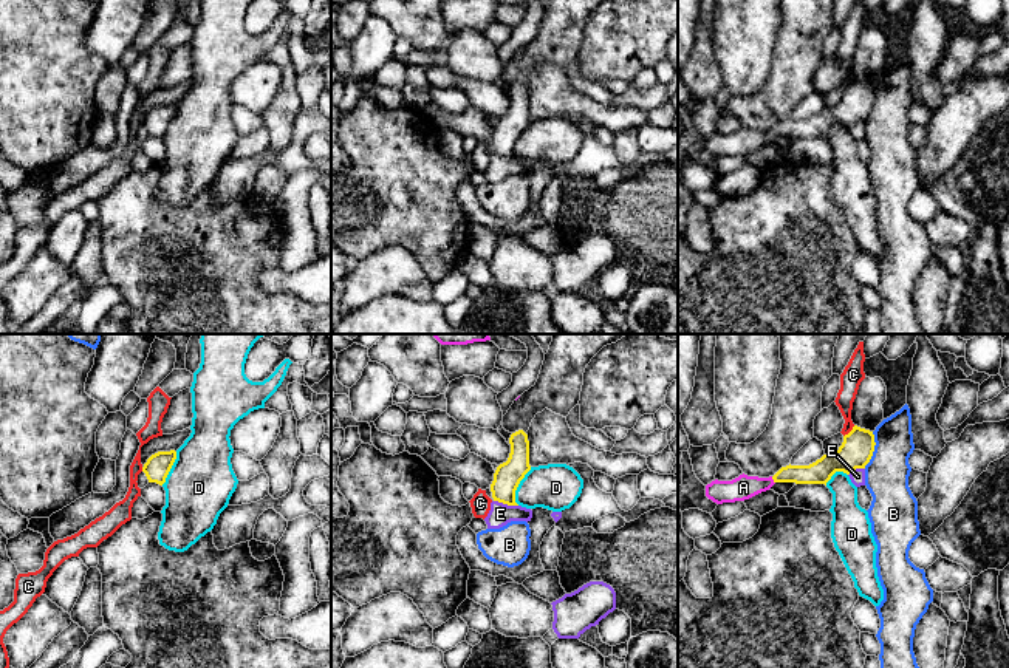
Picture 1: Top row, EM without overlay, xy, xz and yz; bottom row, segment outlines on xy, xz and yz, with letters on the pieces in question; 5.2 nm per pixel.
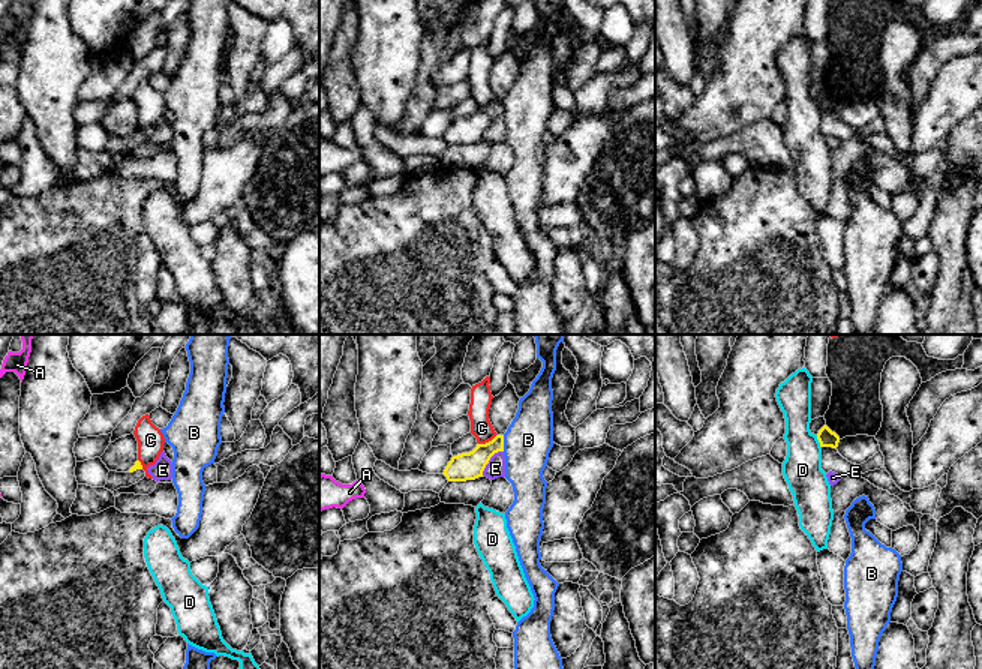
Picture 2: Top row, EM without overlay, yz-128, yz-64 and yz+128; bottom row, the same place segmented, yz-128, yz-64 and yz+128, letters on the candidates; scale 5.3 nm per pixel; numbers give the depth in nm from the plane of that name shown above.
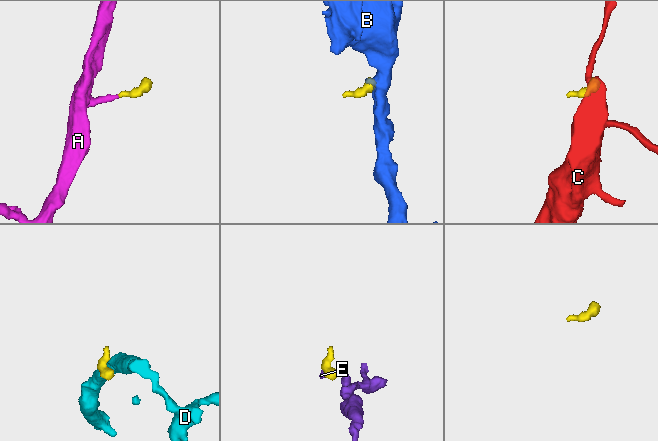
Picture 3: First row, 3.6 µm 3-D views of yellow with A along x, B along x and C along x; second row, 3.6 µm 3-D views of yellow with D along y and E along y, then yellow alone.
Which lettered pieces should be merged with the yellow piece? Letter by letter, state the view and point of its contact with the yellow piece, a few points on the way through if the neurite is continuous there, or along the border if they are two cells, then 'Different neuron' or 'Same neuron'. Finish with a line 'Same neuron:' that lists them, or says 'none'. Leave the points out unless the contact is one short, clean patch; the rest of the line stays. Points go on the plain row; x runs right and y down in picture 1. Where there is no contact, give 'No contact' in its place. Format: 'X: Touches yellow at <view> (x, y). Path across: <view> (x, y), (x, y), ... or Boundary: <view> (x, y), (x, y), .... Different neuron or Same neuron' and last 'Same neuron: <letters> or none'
A: Touches yellow at yz (772, 132). Path across: yz (819, 126), (785, 127), (772, 132), (763, 138), (743, 141). Same neuron
B: Touches yellow at yz (873, 104). Boundary: yz (873, 85), (875, 104), (864, 121). Different neuron
C: Touches yellow at yz (850, 85). Boundary: yz (855, 79), (844, 90). Different neuron
D: Touches yellow at xz (517, 139). Boundary: xz (531, 121), (516, 144), (517, 158). Different neuron
E: Touches yellow at xz (506, 156). Boundary: xz (494, 153), (517, 160). Different neuron
Same neuron: A

